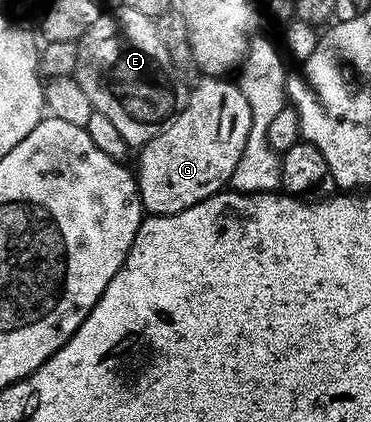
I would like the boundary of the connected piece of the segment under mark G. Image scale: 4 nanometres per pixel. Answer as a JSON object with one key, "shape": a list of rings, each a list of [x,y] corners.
{"shape":[[[203,76],[198,83],[158,134],[141,146],[136,180],[147,214],[179,213],[223,192],[246,146],[252,110],[241,89],[221,77]]]}

